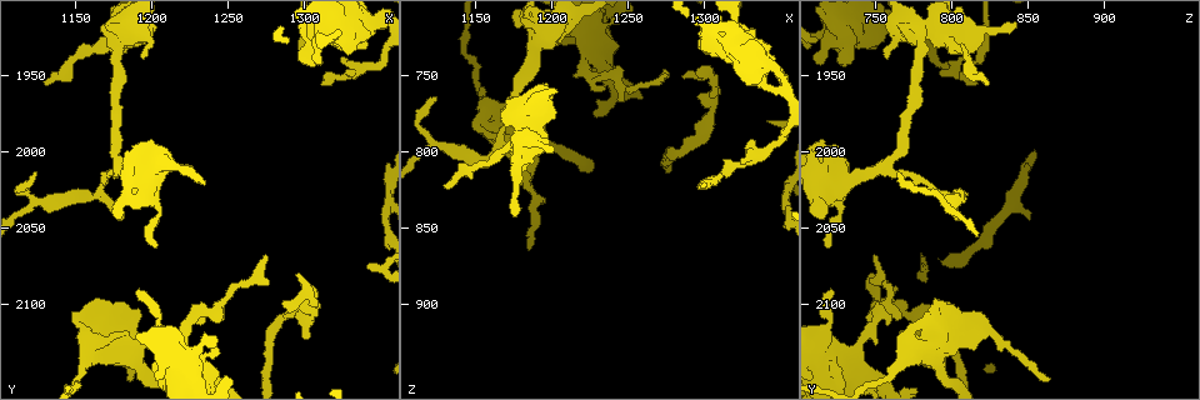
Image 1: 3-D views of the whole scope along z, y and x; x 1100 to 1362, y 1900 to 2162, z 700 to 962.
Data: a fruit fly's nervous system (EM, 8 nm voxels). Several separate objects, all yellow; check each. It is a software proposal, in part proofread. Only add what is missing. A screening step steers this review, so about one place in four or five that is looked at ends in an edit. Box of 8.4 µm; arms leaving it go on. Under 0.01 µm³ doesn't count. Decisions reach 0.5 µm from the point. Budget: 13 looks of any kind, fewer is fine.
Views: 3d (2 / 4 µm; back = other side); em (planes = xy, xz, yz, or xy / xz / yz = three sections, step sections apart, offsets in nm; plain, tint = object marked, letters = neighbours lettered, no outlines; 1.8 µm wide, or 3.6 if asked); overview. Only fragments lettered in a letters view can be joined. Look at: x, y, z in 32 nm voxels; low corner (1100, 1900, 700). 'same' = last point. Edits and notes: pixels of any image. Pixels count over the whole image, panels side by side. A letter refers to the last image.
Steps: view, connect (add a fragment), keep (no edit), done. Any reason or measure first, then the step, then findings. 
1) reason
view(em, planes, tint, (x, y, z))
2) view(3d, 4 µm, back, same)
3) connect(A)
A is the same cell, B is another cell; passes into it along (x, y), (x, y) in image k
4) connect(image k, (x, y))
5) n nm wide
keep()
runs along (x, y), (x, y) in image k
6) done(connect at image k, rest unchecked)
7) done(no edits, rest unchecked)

touches itself
view(3d, 4 µm, back, (1322, 1922, 726))

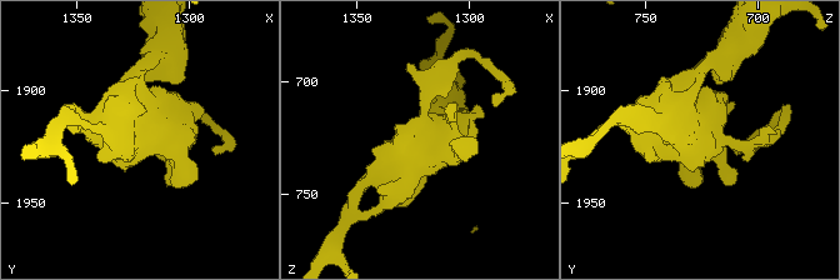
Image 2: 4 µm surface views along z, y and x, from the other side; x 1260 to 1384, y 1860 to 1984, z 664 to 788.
need the tissue
view(em, 3.6 µm, yz, step 4, letters, (1321, 1922, 725))

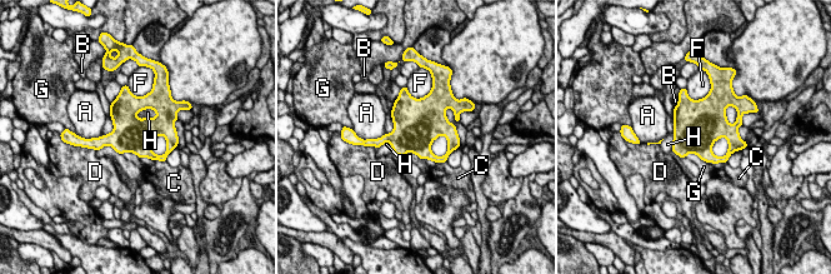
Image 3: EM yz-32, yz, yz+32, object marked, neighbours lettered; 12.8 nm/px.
view(em, 3.6 µm, xz, step 8, letters, same)

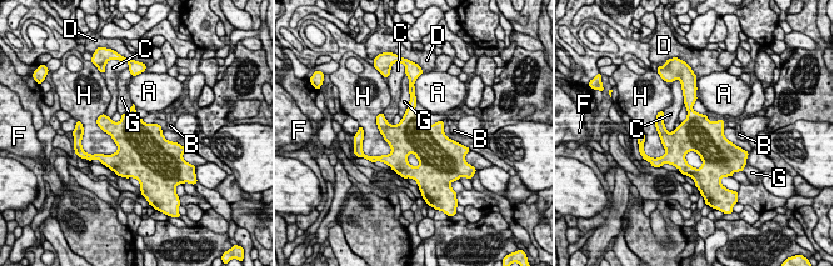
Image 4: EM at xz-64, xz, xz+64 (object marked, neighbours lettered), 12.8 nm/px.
H touches over 550 nm
keep()
A, B, C, D, F, G and H are other cells; none of them fits

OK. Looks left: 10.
branch stops here
view(em, planes, letters, (1124, 2012, 766))

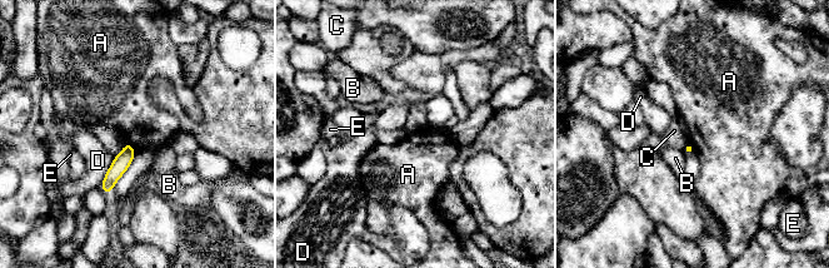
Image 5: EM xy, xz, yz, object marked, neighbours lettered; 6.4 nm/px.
keep()
A, B, C, D and E are other cells; border along (128, 143), (135, 150) in image 5; no lettered fragment goes on from it

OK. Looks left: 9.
closes a loop
view(em, xz, step 4, letters, (1178, 1928, 808))

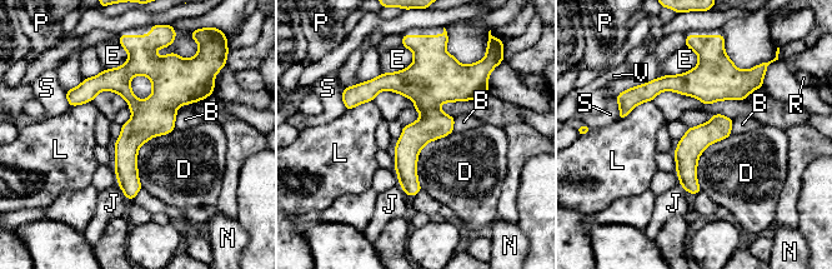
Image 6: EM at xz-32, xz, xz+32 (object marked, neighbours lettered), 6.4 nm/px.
view(em, planes, letters, same)

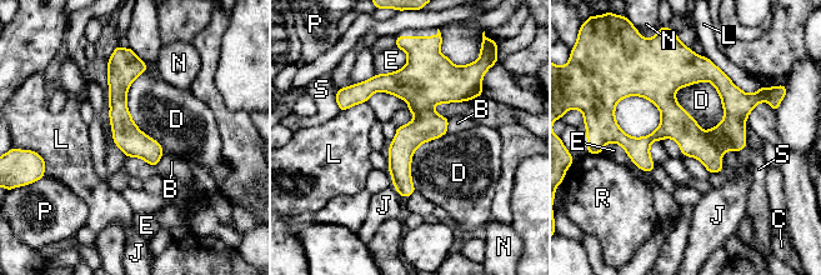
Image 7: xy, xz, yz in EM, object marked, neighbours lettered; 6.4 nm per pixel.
keep()
B, C, D, E, J, L, N, P, R and S are other cells; runs along (416, 64), (403, 193) in image 7; no lettered fragment goes on from it

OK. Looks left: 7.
tapers out
view(em, planes, letters, (1128, 1954, 822))

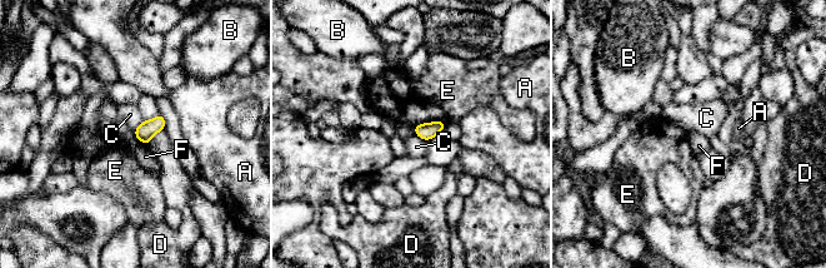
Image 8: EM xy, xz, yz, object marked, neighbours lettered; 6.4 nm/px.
100 nm wide
keep()
A, B, C, D, E and F are other cells; none of them fits

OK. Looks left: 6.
tapers out
view(3d, 2 µm, (1200, 2062, 722))

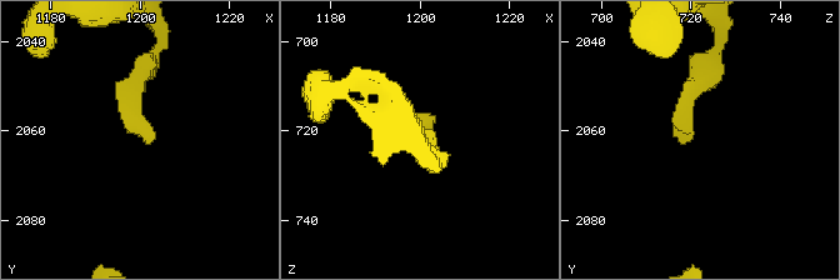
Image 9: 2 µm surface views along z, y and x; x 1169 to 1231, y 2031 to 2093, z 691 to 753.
view(em, planes, tint, (1201, 2061, 720))

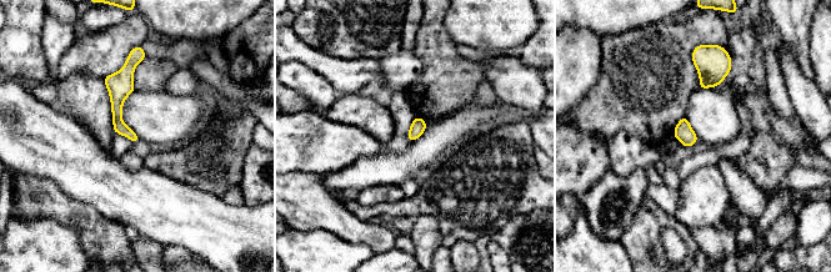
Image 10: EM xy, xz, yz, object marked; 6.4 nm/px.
see the neighbours
view(em, planes, letters, same)

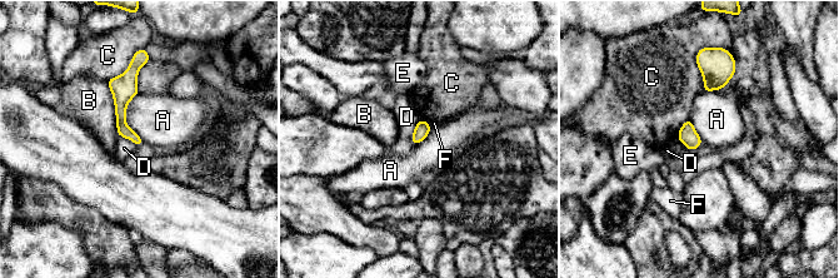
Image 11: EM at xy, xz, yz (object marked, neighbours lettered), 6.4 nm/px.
80 nm wide
keep()
A, B, C, D, E and F are other cells; runs along (133, 65), (120, 123), (136, 139) in image 11; none of them fits

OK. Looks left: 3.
done(no edits, rest unchecked)

